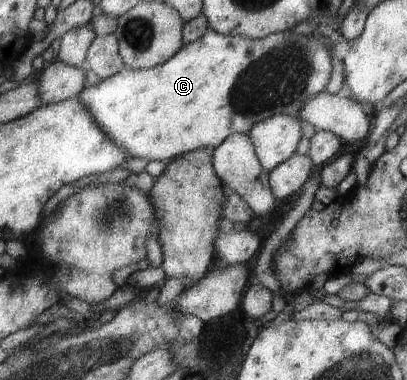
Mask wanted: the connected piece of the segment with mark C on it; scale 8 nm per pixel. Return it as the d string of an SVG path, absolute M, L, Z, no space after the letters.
M209 28L199 39L184 45L170 60L163 62L161 65L156 65L149 69L133 69L132 67L128 67L127 70L122 69L111 77L100 79L93 86L84 87L78 93L77 99L86 107L86 110L89 110L90 116L94 119L95 124L102 129L102 132L113 143L123 148L130 157L144 158L147 162L153 160L164 162L164 160L170 160L174 156L180 156L180 154L192 152L196 149L203 149L204 147L215 149L231 134L249 133L257 122L275 114L284 113L298 117L302 103L307 101L309 96L315 95L326 88L332 72L332 52L328 51L328 48L318 41L319 39L320 36L316 33L303 36L293 30L284 31L283 33L272 33L261 39L251 39L240 35L223 35Z

